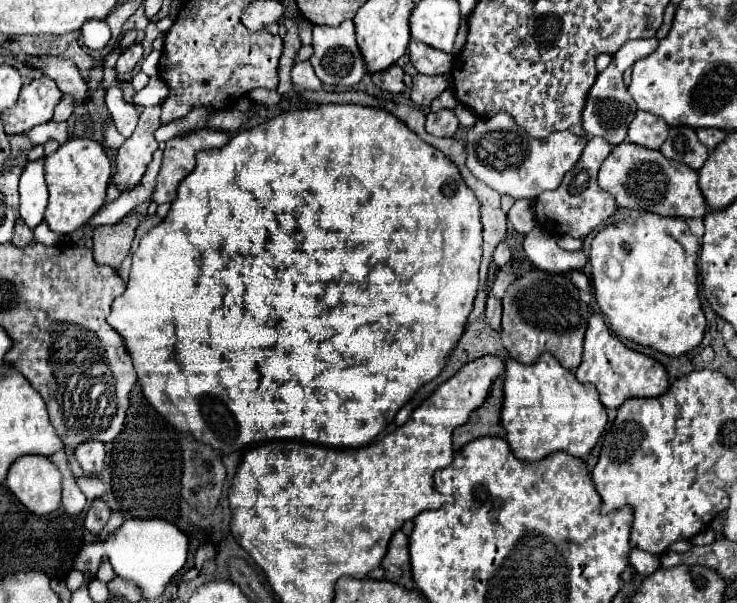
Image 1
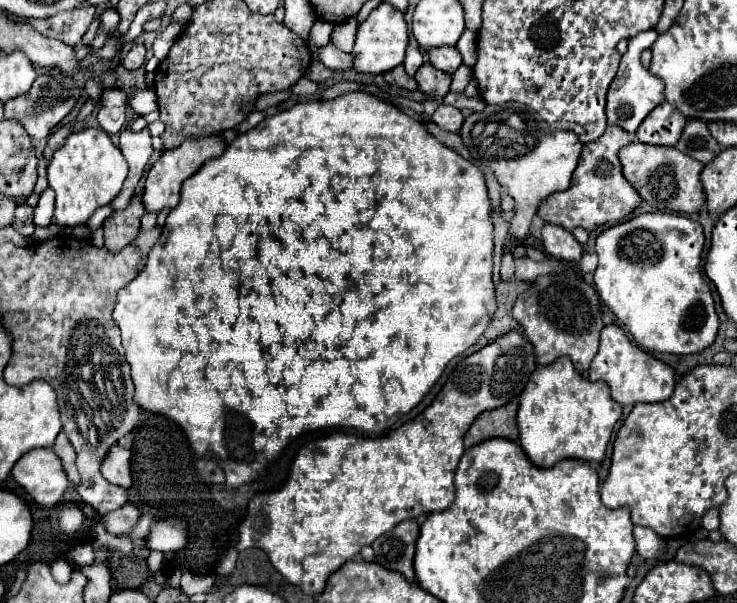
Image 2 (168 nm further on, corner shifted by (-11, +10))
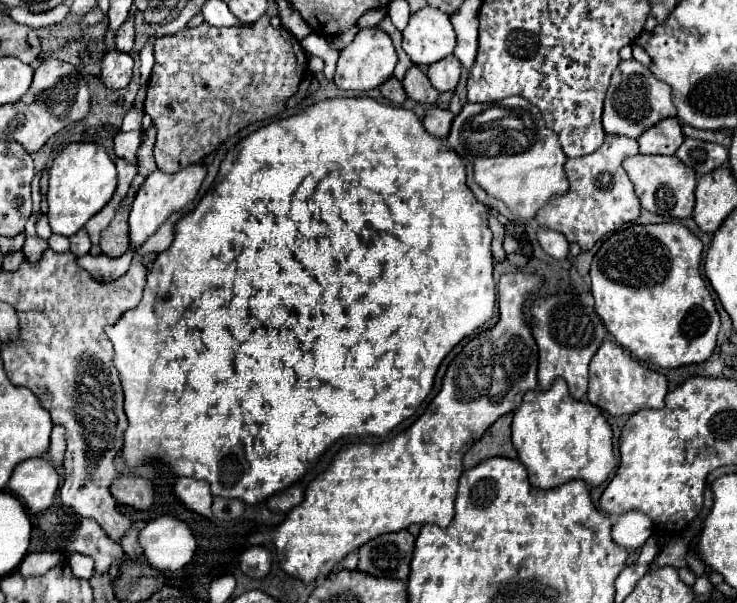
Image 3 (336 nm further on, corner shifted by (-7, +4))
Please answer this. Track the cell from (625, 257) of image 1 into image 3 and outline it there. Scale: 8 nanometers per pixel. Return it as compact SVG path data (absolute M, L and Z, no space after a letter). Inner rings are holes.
M682 224L628 226L612 234L590 268L594 308L618 346L640 362L680 368L706 362L720 330L720 316L700 276L702 242Z

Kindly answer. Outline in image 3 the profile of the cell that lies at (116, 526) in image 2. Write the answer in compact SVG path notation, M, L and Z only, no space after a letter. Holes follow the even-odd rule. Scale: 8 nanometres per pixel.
M128 530L128 534L122 538L122 550L128 560L138 560L142 556L142 548L138 544L138 530Z

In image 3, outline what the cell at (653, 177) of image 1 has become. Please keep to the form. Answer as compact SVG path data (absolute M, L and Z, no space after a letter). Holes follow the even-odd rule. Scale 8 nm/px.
M630 156L624 160L624 170L634 184L634 192L644 210L670 216L670 218L688 218L694 210L694 188L696 174L692 168L684 166L676 156Z

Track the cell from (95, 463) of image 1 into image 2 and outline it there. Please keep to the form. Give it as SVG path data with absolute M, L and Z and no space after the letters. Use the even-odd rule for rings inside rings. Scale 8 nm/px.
M114 444L108 454L102 460L100 472L104 478L112 484L118 484L122 488L132 486L132 476L130 476L130 450L122 448L120 444Z

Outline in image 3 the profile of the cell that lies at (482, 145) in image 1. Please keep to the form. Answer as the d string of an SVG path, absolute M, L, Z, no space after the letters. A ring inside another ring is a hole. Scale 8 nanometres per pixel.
M510 96L496 104L464 104L462 112L452 120L446 142L460 156L472 162L476 184L482 186L490 196L502 200L520 220L534 218L538 208L544 206L552 196L560 196L568 190L568 180L564 174L566 156L556 142L556 134L546 128L540 110L522 96Z

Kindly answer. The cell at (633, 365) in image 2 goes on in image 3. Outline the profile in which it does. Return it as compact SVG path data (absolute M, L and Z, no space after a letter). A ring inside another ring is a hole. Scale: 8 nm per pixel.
M604 340L598 352L590 362L590 386L588 386L588 402L606 410L610 416L636 414L644 408L662 408L664 396L668 392L668 382L660 372L644 368L638 360L634 360L622 346L616 342Z

